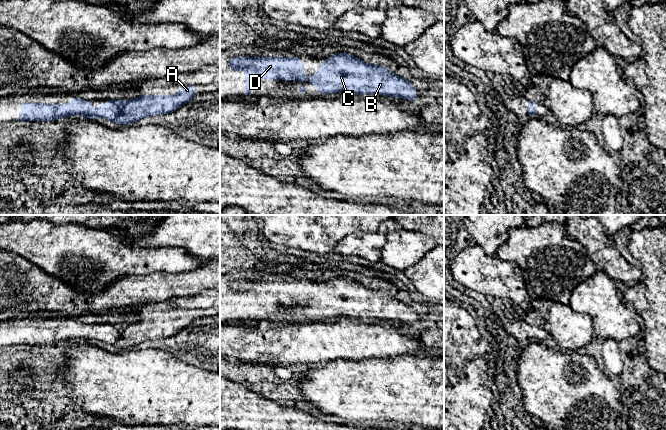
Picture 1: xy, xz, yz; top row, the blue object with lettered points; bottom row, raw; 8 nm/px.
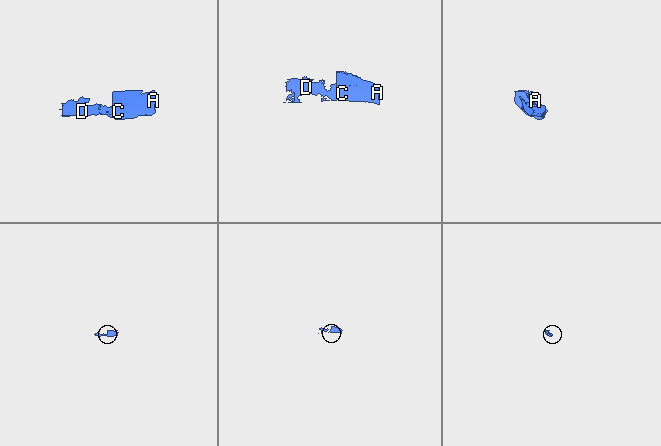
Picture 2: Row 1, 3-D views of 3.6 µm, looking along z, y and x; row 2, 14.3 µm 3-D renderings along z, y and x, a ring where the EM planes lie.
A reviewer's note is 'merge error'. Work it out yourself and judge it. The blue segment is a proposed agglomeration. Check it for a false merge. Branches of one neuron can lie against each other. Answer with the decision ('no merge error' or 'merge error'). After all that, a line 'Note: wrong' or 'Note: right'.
no merge error
Note: wrong

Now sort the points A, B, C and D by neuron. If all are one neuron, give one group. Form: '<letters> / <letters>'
A B C D

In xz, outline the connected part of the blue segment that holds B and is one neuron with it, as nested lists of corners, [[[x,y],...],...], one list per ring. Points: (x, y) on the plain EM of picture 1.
[[[343,276],[329,280],[328,283],[321,286],[319,290],[320,294],[318,297],[310,300],[304,300],[302,296],[305,294],[305,288],[296,279],[289,282],[280,282],[274,279],[267,282],[245,280],[229,282],[230,295],[237,295],[241,293],[245,294],[245,319],[251,318],[252,310],[255,305],[261,305],[266,302],[270,302],[275,305],[291,305],[295,303],[303,307],[303,311],[299,313],[299,317],[303,317],[305,316],[305,303],[308,302],[309,306],[319,315],[320,318],[337,316],[377,318],[409,323],[412,327],[417,326],[416,312],[412,306],[389,295],[384,290],[368,288],[359,281]]]

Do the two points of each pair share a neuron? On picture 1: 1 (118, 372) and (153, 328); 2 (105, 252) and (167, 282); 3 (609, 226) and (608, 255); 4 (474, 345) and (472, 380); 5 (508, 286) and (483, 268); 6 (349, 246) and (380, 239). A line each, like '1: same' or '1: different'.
1: different
2: different
3: different
4: different
5: same
6: same

